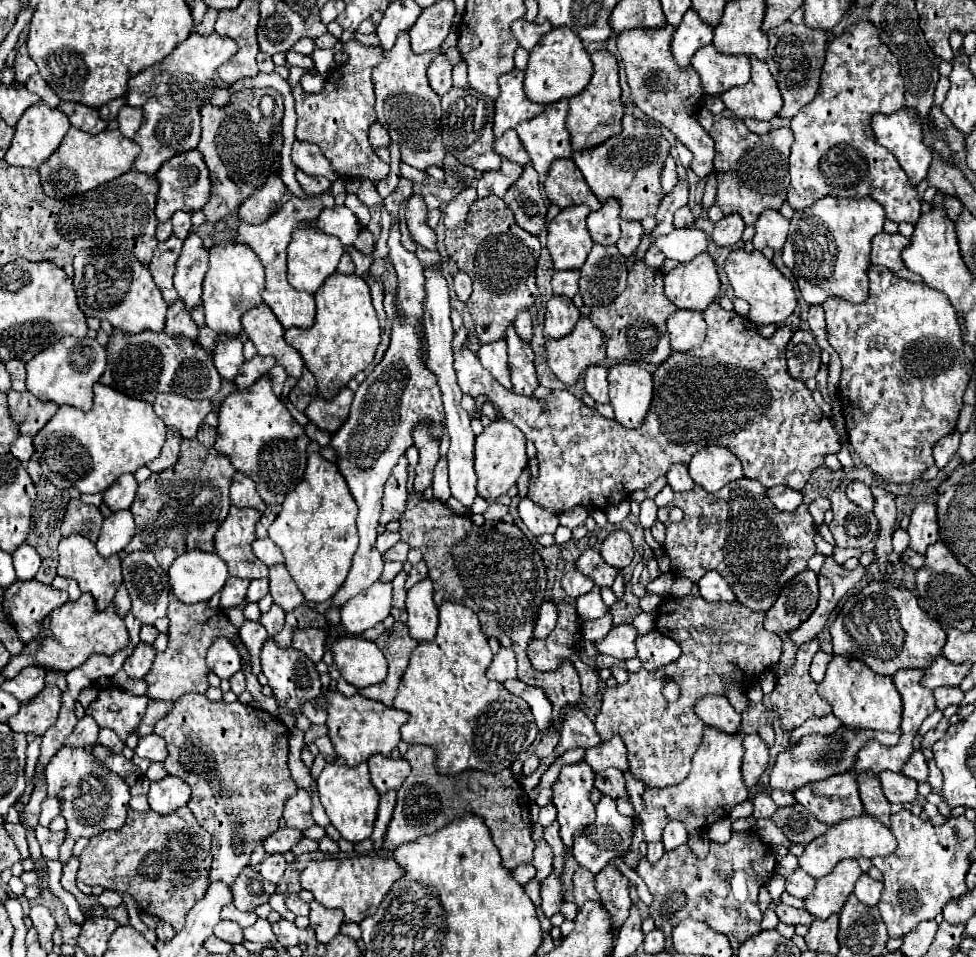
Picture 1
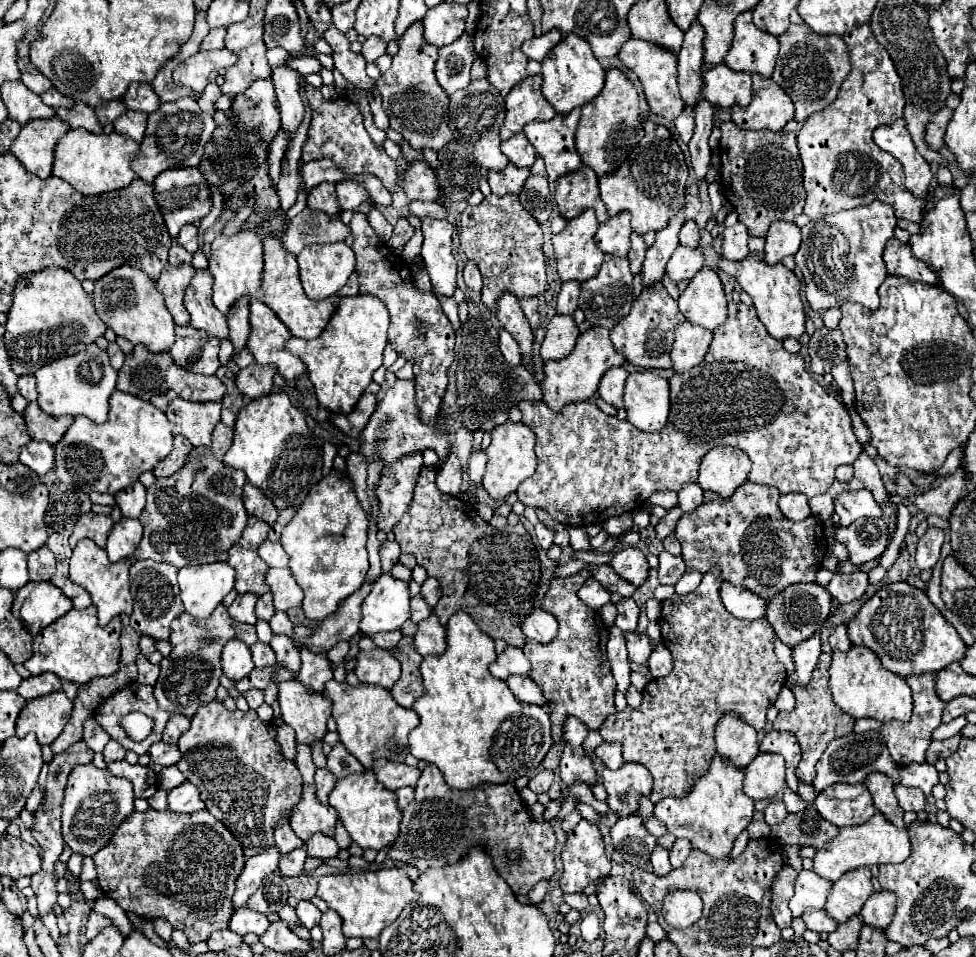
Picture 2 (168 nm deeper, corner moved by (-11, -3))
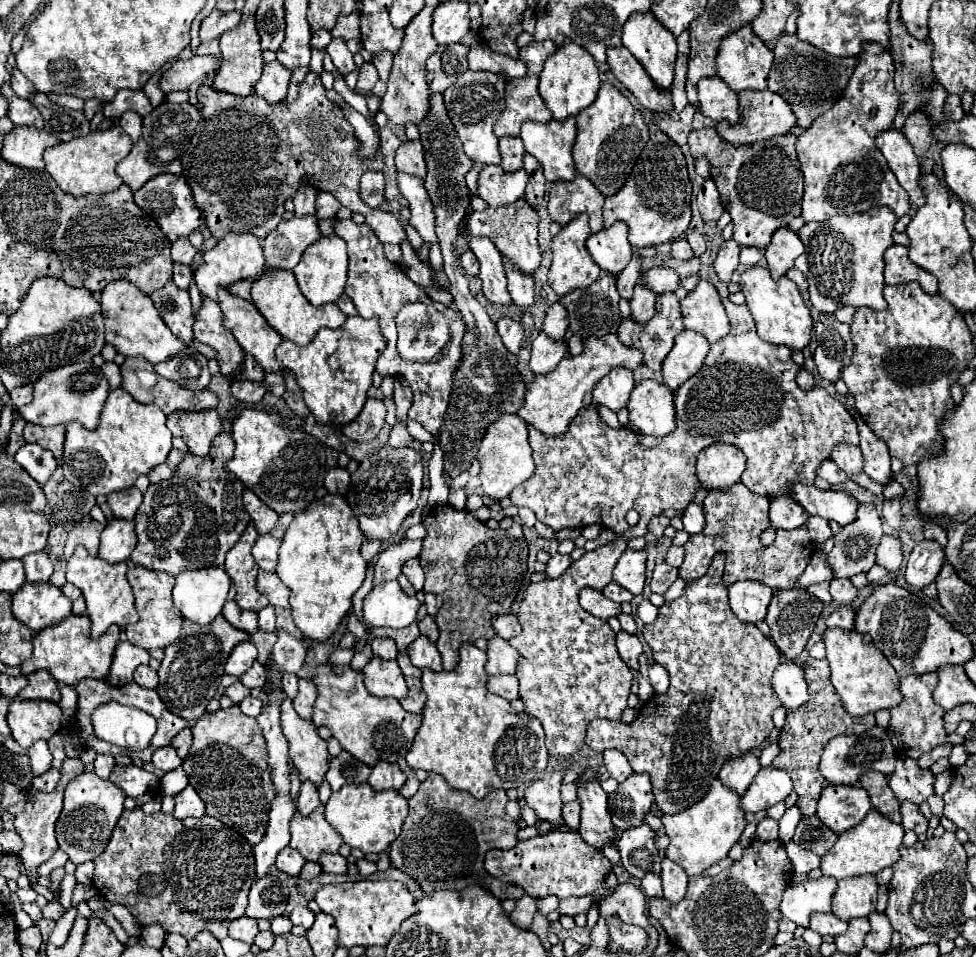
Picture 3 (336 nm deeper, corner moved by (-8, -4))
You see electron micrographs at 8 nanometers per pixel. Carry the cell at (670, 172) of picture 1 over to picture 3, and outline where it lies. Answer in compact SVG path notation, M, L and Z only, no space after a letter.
M709 177L703 181L699 193L697 193L697 209L703 217L703 221L717 221L723 213L723 205L719 199L719 191L715 187L715 181Z

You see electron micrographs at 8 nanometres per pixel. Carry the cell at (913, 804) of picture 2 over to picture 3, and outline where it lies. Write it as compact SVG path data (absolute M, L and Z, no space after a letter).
M903 801L903 803L901 803L901 815L903 815L903 821L901 821L903 829L911 829L911 831L915 831L917 835L927 833L929 821L925 819L925 815L919 811L919 807L917 807L915 803Z

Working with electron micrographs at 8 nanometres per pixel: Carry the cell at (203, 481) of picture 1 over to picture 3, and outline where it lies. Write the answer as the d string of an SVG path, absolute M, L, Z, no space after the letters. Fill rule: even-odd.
M221 431L213 439L207 457L191 455L193 461L183 461L171 479L149 485L135 517L137 547L131 553L131 561L135 565L167 571L169 575L183 573L193 565L223 567L227 551L239 541L247 523L251 521L243 509L241 495L245 485L233 477L233 473L223 469L233 455L233 449L233 437ZM201 471L207 471L207 479L203 481Z

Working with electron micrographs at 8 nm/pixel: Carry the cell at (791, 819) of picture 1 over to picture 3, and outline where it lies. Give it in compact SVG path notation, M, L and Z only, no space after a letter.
M811 815L811 817L801 817L797 829L795 829L795 835L793 835L793 841L797 845L801 845L803 849L809 849L817 855L825 855L837 841L837 835L827 829L817 815Z

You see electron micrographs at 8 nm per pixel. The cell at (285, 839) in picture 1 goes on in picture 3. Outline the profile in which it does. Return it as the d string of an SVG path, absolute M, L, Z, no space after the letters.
M321 853L319 857L323 871L327 873L345 873L347 871L347 859L339 853Z

